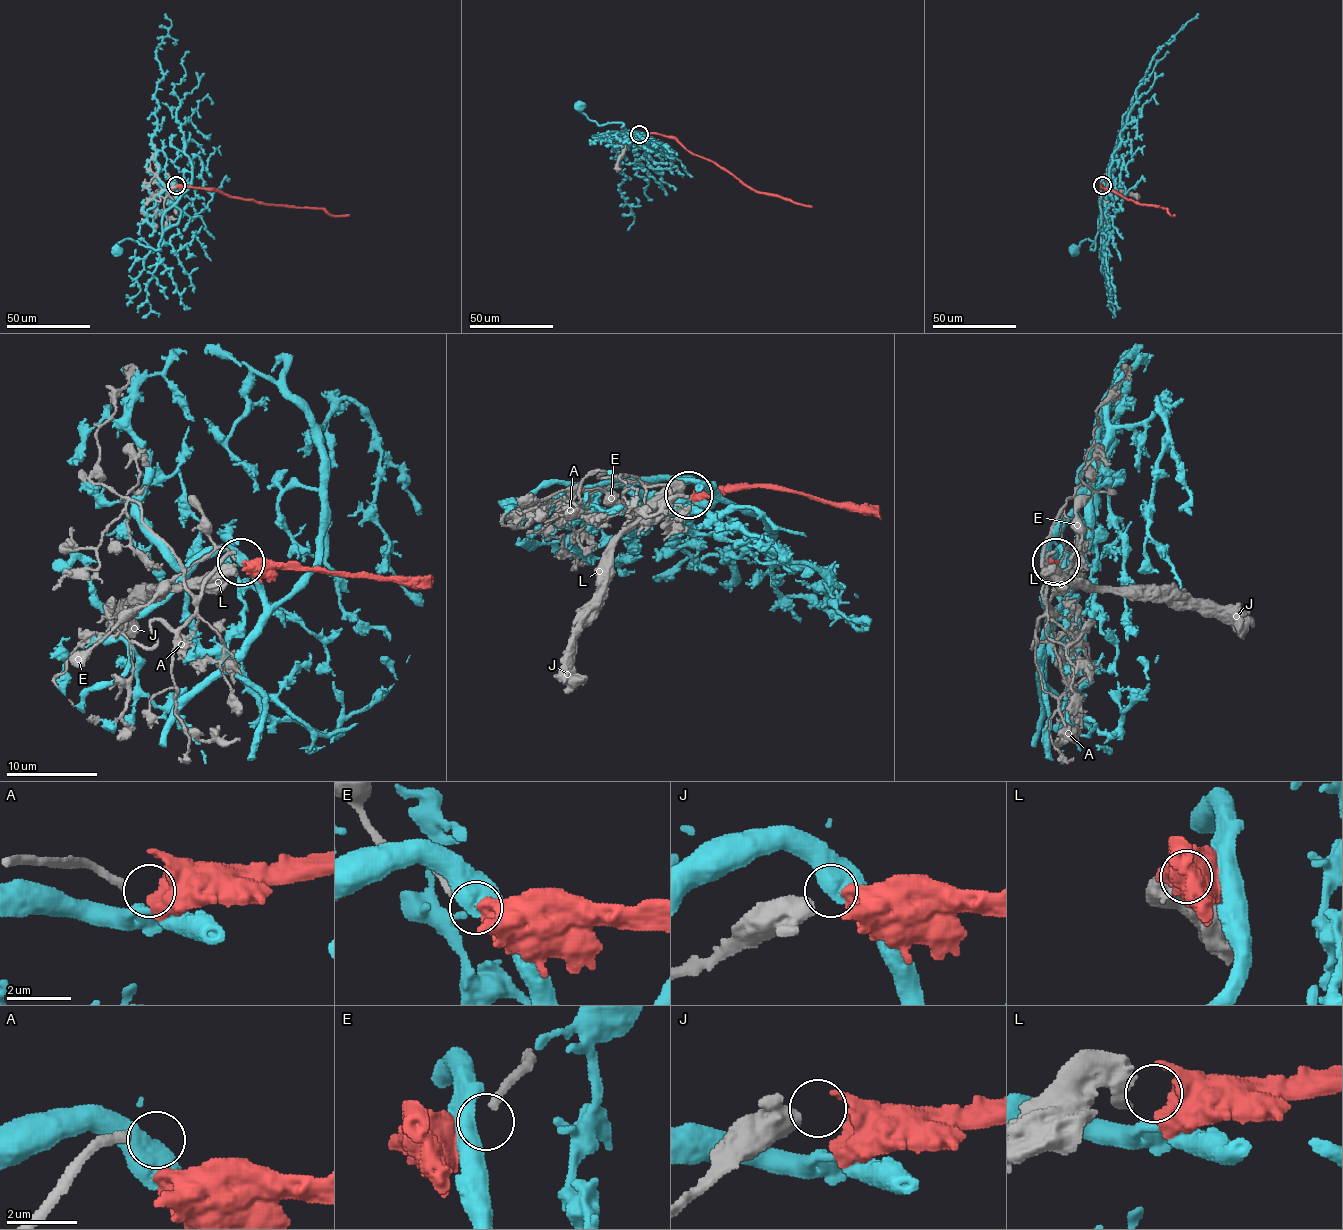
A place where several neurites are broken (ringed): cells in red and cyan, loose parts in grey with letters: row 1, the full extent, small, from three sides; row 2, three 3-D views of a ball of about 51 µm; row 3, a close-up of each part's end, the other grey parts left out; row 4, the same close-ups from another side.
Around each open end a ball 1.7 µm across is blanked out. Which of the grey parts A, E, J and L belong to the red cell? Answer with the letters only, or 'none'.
L

